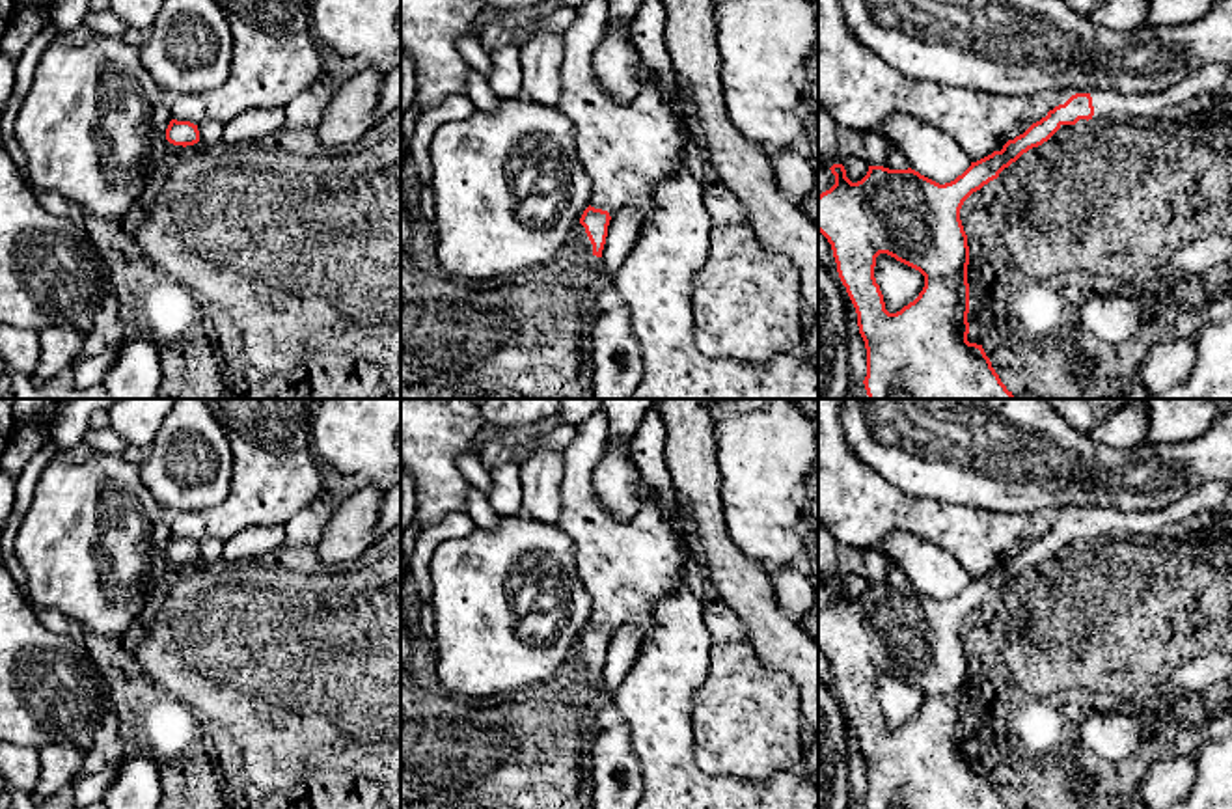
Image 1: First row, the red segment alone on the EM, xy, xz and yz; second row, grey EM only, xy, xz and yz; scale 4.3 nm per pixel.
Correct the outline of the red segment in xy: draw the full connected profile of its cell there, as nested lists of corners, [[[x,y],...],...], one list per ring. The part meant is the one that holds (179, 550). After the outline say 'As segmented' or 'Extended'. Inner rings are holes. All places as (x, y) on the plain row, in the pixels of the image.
[[[171,537],[166,546],[166,557],[173,563],[183,563],[183,565],[194,563],[199,559],[198,542],[190,539]]]. As segmented

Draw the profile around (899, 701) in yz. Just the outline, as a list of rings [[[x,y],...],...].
[[[887,671],[876,675],[874,695],[889,731],[913,720],[924,705],[924,693]]]

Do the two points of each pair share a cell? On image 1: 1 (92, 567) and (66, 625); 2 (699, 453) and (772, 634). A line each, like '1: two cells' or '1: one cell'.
1: two cells
2: one cell

